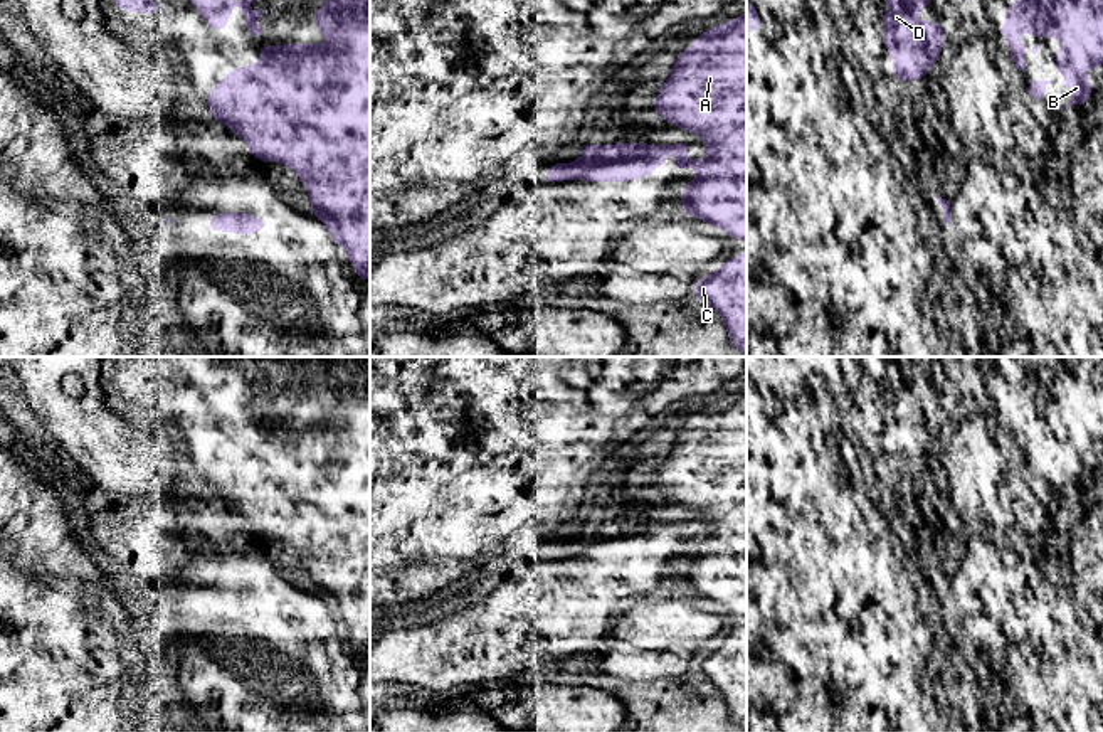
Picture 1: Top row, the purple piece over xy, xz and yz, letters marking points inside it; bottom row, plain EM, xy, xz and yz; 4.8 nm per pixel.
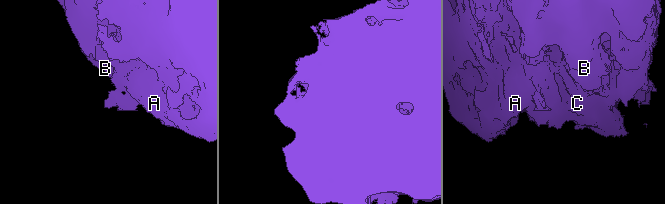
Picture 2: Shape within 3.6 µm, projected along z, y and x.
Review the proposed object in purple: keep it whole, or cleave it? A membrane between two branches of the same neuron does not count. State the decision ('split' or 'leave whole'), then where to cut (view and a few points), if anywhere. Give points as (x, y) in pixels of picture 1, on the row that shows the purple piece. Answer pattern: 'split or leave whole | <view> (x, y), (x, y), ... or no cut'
leave whole | no cut

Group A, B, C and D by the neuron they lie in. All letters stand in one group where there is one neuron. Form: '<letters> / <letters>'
A B C D

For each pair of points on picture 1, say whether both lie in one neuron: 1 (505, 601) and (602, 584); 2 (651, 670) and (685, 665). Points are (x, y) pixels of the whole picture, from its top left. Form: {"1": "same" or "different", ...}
{"1": "same", "2": "same"}

